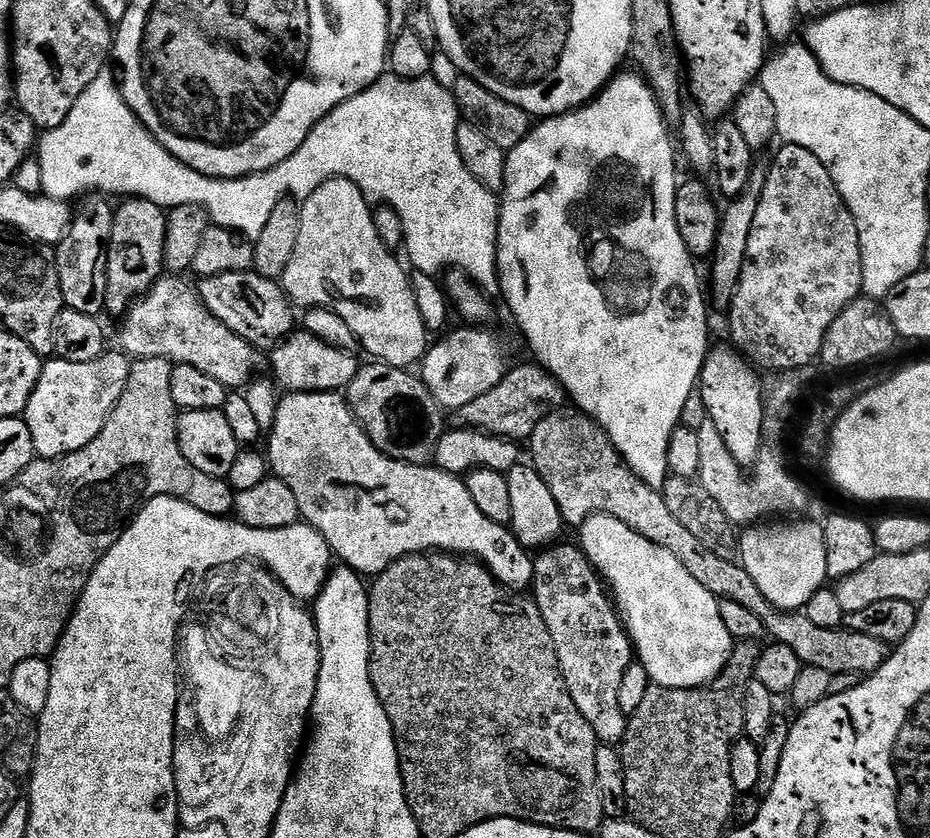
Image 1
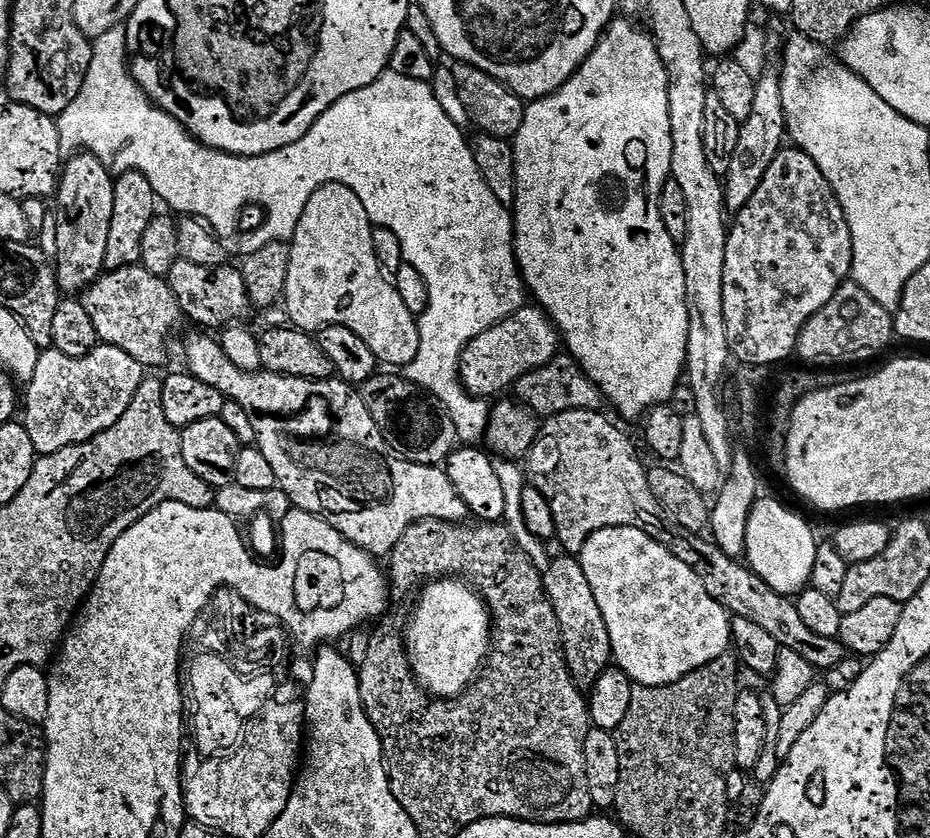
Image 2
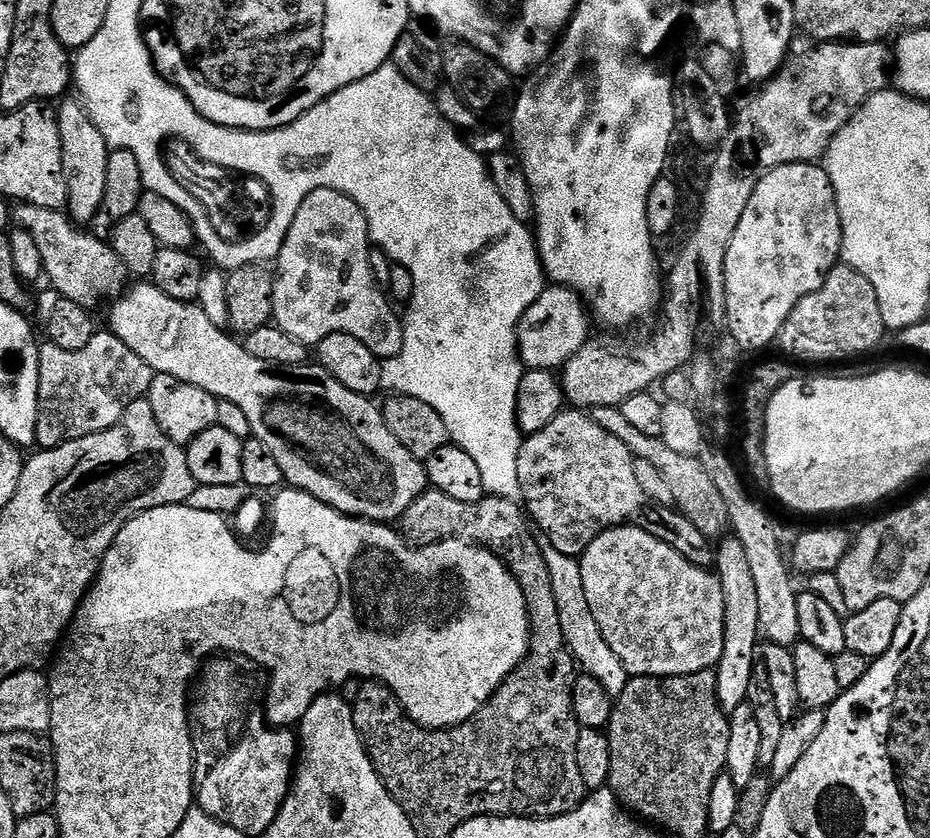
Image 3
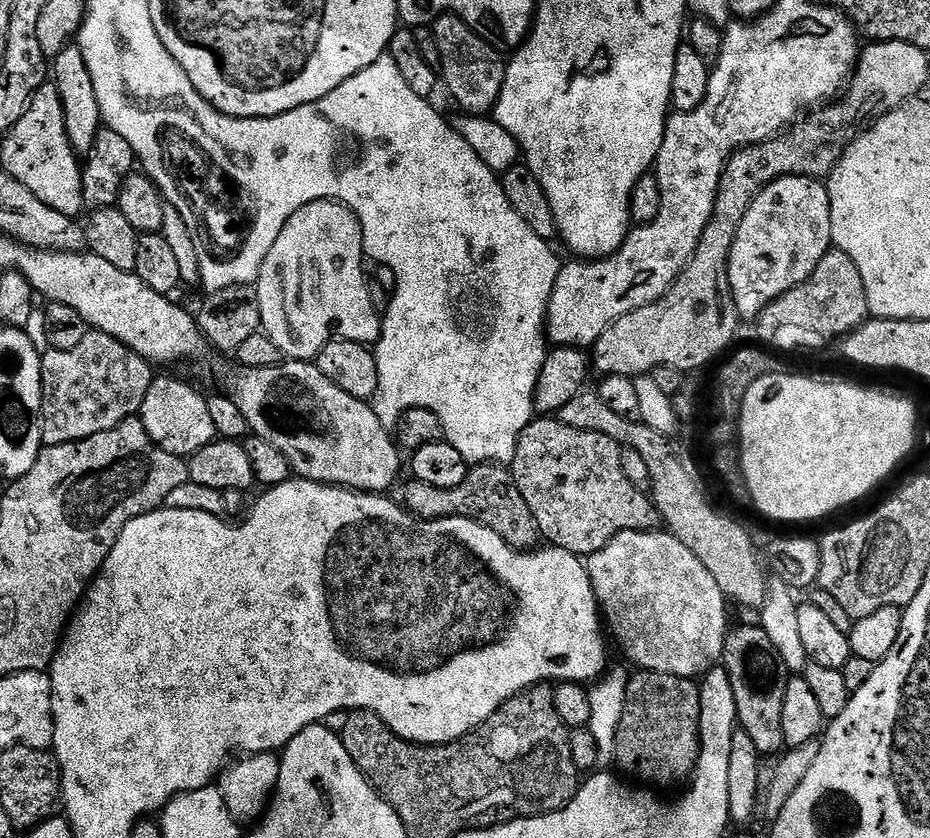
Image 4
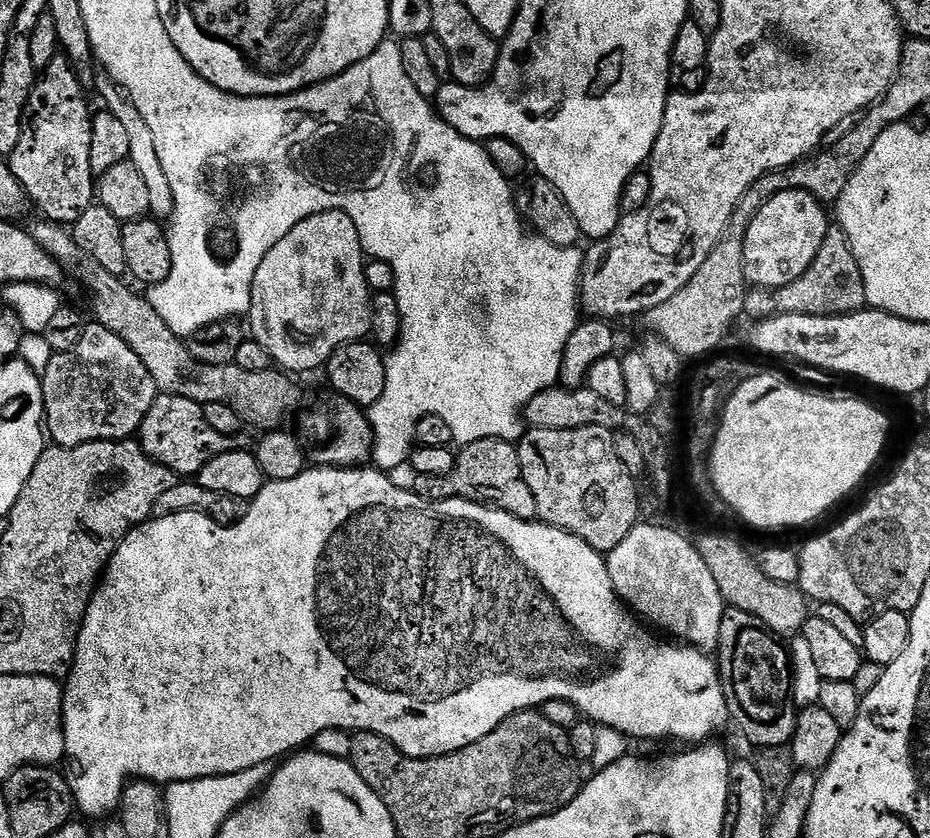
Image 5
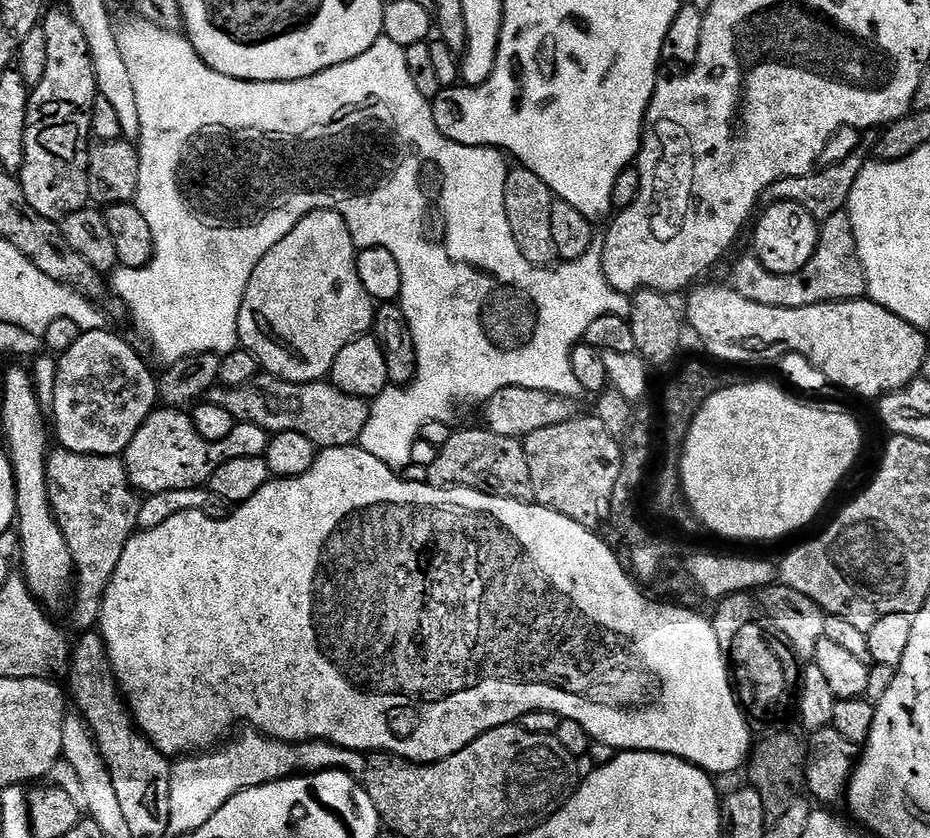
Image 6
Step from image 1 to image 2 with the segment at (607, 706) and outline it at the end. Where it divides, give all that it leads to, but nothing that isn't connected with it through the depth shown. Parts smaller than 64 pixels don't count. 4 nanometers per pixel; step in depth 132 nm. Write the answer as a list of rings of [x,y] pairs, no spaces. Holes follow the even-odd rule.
[[[560,554],[557,560],[556,557],[549,559],[548,567],[543,569],[542,575],[544,589],[558,614],[560,641],[564,643],[568,672],[580,689],[590,690],[594,682],[598,682],[600,675],[613,663],[606,618],[602,618],[602,610],[598,610],[594,590],[590,590],[590,582],[586,582],[586,574],[575,555]]]

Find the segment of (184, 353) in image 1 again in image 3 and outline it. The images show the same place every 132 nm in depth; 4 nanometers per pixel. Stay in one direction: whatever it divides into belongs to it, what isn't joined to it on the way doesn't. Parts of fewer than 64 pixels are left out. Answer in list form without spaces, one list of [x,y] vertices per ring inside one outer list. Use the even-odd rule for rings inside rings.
[[[17,203],[14,208],[14,220],[19,227],[34,234],[38,245],[38,254],[42,254],[44,276],[51,287],[60,292],[63,299],[77,303],[89,310],[103,302],[104,296],[115,298],[130,284],[128,267],[118,258],[107,239],[95,234],[87,236],[85,229],[73,224],[71,216],[58,210],[46,210],[42,206]]]

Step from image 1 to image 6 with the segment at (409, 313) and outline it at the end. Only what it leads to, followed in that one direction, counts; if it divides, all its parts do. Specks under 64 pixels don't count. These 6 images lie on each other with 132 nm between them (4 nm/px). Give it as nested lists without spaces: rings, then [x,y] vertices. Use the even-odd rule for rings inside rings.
[[[318,210],[306,214],[278,246],[274,246],[254,266],[242,306],[238,310],[239,347],[245,348],[258,361],[269,376],[295,384],[315,384],[323,381],[334,366],[334,358],[345,346],[350,346],[359,336],[369,335],[377,305],[358,276],[356,256],[358,249],[350,238],[350,230],[342,214],[330,210]]]

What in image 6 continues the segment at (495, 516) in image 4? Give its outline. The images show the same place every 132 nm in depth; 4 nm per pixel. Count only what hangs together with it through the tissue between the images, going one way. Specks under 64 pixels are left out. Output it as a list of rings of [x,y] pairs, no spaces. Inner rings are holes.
[[[483,426],[468,428],[465,432],[453,431],[452,436],[437,451],[434,462],[426,469],[426,480],[435,488],[473,488],[491,496],[505,496],[508,500],[528,502],[533,499],[530,466],[526,466],[523,443],[502,434],[494,434]]]

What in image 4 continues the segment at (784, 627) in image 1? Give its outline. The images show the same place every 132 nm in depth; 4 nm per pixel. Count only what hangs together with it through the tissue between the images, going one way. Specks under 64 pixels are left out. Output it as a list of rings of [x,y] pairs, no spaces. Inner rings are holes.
[[[536,418],[522,430],[510,471],[518,486],[518,494],[526,498],[538,521],[541,537],[551,547],[587,558],[602,550],[620,532],[651,532],[661,527],[660,511],[641,489],[635,488],[622,474],[622,449],[610,438],[586,430],[574,430],[559,418]]]

